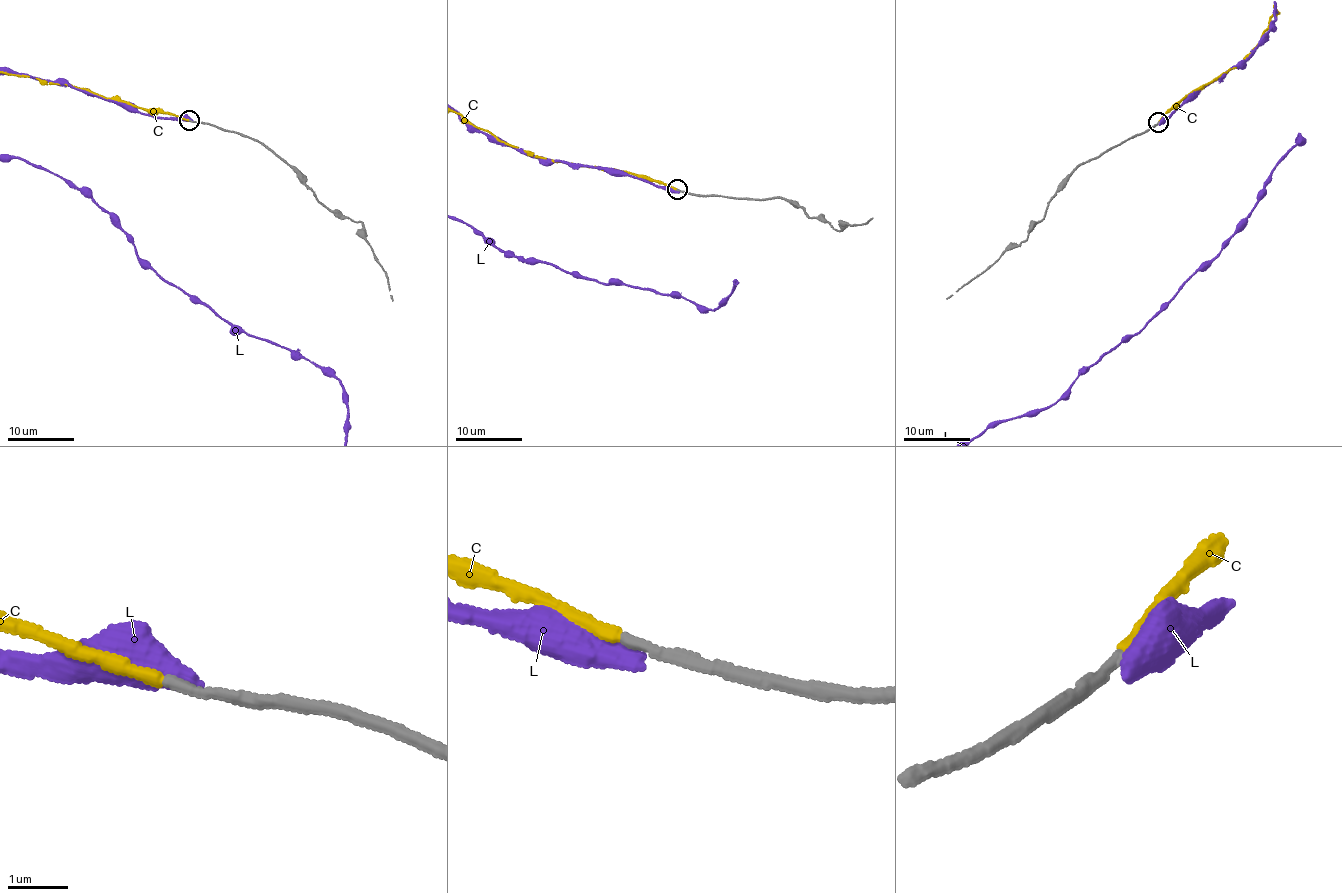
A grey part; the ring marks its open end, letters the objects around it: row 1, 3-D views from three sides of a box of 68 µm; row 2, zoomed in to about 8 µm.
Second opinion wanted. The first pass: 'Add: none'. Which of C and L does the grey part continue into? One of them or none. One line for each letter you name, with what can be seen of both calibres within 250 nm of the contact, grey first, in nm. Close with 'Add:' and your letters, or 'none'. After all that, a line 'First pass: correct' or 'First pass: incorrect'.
C: Thickness 170 nm (grey) against 200 nm
Add: C
First pass: incorrect

